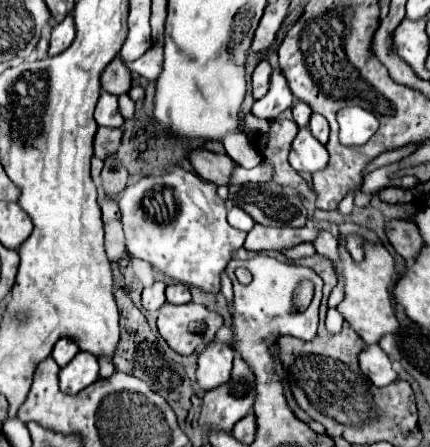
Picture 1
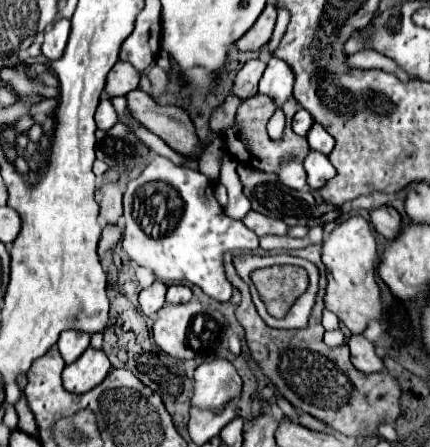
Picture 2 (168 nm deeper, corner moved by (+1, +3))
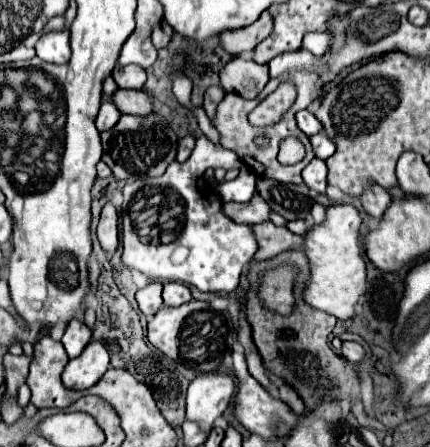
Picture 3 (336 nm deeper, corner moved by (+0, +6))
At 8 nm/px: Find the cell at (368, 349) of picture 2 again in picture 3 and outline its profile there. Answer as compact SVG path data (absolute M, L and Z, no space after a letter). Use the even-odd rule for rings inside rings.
M342 342L342 356L348 362L356 364L356 362L360 362L364 358L364 348L360 344L356 344L356 342Z

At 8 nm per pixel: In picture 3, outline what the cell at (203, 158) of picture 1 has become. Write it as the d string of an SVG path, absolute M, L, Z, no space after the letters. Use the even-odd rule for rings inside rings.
M118 88L112 94L112 102L122 114L146 116L152 112L152 98L144 90L122 90L122 88Z

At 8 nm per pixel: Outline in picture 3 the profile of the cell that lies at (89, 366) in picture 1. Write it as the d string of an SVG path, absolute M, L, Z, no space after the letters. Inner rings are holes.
M90 342L84 352L70 360L62 372L62 384L70 390L88 390L108 370L108 350L100 342Z

